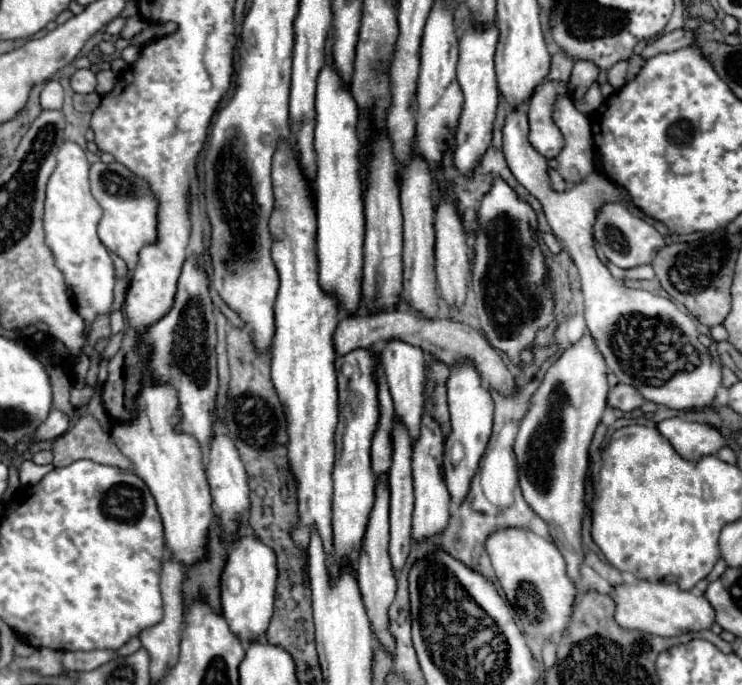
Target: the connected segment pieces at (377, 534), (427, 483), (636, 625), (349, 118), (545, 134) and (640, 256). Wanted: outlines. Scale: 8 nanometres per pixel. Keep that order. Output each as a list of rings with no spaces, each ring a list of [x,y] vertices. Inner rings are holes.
[[[379,475],[375,483],[375,503],[369,515],[369,523],[365,529],[365,537],[361,541],[361,553],[359,553],[359,563],[357,563],[357,579],[363,595],[363,603],[367,609],[367,615],[371,619],[373,633],[377,635],[379,643],[385,645],[387,651],[393,651],[393,637],[387,629],[387,607],[395,599],[395,589],[397,589],[397,579],[395,571],[389,559],[389,481],[387,475]]]
[[[425,379],[425,413],[423,413],[423,421],[421,421],[421,433],[413,441],[413,461],[411,461],[413,487],[415,487],[413,539],[425,539],[425,537],[437,535],[445,529],[445,525],[449,521],[451,495],[447,491],[445,477],[443,477],[443,439],[445,439],[445,435],[443,435],[439,421],[435,417],[431,417],[431,413],[427,411],[433,405],[433,399],[431,399],[433,391],[435,391],[435,383],[431,379]]]
[[[641,579],[635,585],[619,583],[613,587],[613,601],[617,625],[627,631],[641,631],[647,635],[675,637],[689,631],[709,629],[715,621],[715,613],[711,613],[711,605],[707,605],[707,599],[703,595],[697,597],[691,591],[681,591],[677,583],[653,583],[647,579]]]
[[[327,53],[325,57],[325,65],[319,71],[317,77],[317,95],[315,95],[315,153],[317,153],[317,177],[315,177],[315,209],[317,209],[317,257],[319,257],[319,283],[325,291],[333,293],[339,299],[339,305],[349,309],[351,313],[359,307],[359,299],[361,299],[361,283],[363,283],[363,239],[365,239],[365,217],[363,217],[363,183],[359,177],[361,171],[361,141],[359,141],[359,133],[357,133],[357,123],[359,123],[359,109],[355,105],[355,99],[351,95],[351,91],[347,89],[347,85],[343,85],[343,79],[339,77],[339,73],[335,73],[335,67],[331,65],[331,55]]]
[[[545,81],[529,99],[529,143],[545,159],[557,157],[559,149],[563,147],[563,135],[551,121],[551,105],[559,93],[567,93],[565,83]]]
[[[621,201],[605,203],[599,209],[595,225],[593,225],[593,237],[599,243],[599,247],[603,249],[603,253],[607,255],[607,259],[621,269],[651,263],[655,259],[655,253],[665,245],[665,239],[657,233],[657,229],[651,223],[647,223],[645,219],[633,215],[627,209],[627,205]]]

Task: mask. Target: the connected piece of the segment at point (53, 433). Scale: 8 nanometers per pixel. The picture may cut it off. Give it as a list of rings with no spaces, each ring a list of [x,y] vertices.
[[[53,409],[47,417],[47,421],[39,427],[39,433],[35,435],[35,439],[57,439],[61,437],[67,429],[69,429],[69,417],[59,411],[59,409]]]

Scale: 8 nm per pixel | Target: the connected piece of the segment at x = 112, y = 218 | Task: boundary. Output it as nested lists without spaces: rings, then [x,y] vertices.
[[[93,163],[89,169],[91,193],[103,209],[103,217],[99,221],[99,239],[101,243],[115,255],[119,255],[129,271],[137,265],[139,249],[147,243],[153,243],[157,237],[157,201],[143,179],[131,173],[121,163]]]

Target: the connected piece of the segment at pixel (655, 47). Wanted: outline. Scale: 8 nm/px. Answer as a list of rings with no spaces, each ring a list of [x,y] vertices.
[[[677,29],[677,31],[671,31],[667,35],[663,35],[661,39],[657,39],[655,43],[647,45],[643,49],[643,57],[655,57],[659,53],[673,53],[677,49],[683,49],[687,45],[691,45],[691,41],[695,41],[695,35],[687,29]]]

